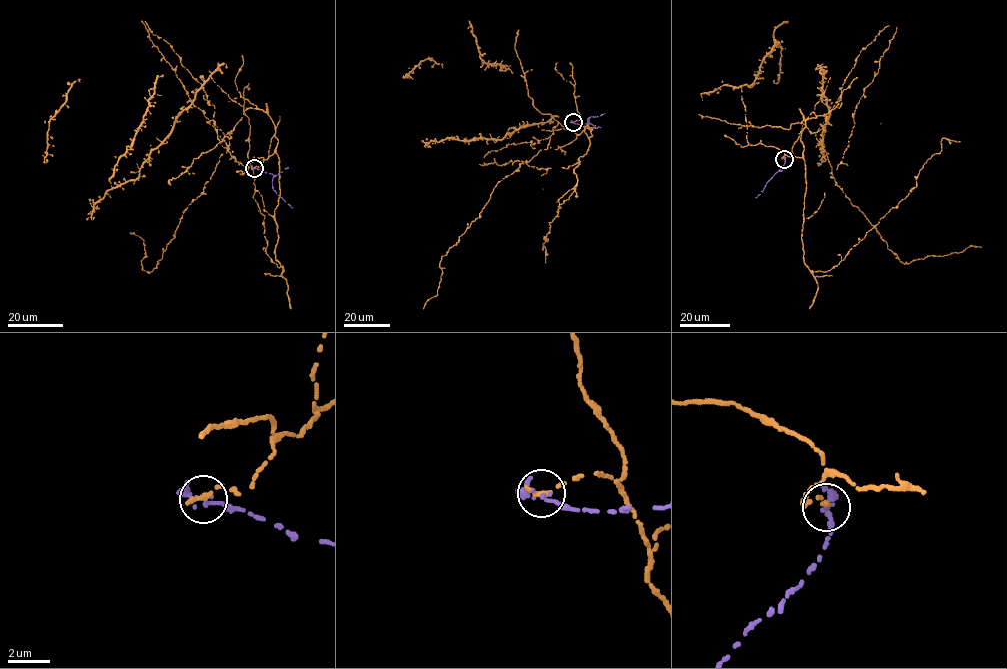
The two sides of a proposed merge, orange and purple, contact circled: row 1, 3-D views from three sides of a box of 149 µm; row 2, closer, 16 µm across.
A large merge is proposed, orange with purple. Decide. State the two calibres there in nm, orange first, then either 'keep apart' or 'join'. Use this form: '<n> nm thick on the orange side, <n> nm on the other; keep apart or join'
320 nm thick on the orange side, 160 nm on the other; keep apart

